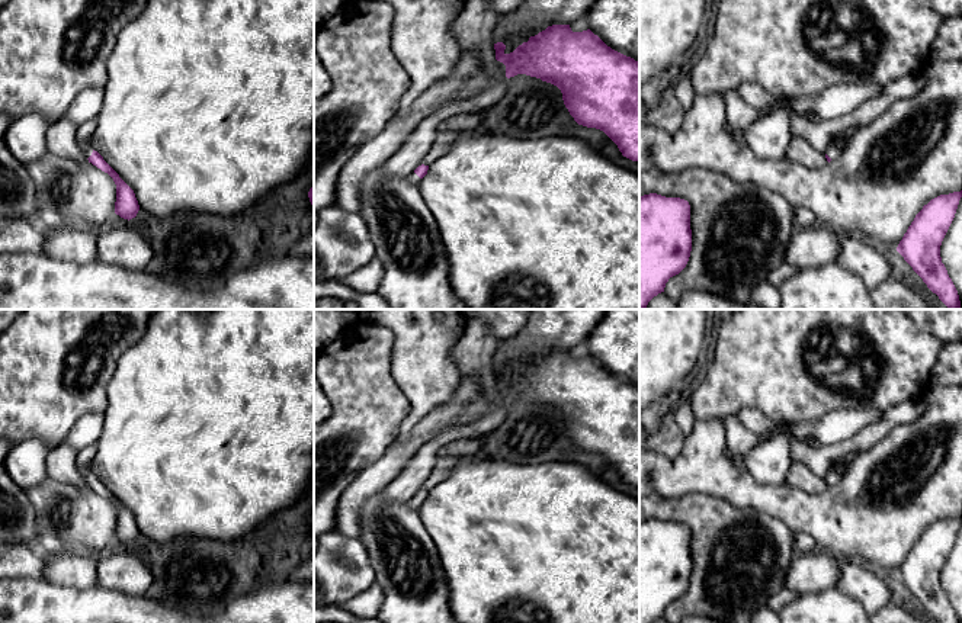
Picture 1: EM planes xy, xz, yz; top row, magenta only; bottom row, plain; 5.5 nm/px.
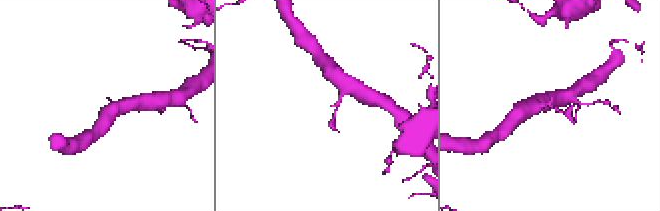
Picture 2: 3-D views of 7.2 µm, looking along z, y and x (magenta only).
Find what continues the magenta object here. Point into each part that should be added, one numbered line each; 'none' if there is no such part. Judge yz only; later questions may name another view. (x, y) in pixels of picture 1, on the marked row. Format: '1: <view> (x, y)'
1: yz (833, 150)

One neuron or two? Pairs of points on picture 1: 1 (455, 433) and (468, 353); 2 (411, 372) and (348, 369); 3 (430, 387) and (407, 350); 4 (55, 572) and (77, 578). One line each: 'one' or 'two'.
1: one
2: two
3: one
4: one

